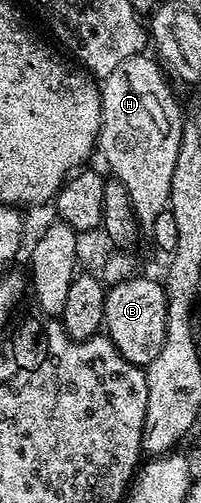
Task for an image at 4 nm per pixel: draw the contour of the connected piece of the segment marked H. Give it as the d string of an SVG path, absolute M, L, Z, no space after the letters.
M148 55L132 56L127 62L119 62L111 74L100 81L101 89L101 135L99 152L105 155L112 175L123 186L127 186L127 198L131 200L137 223L142 229L152 229L155 218L166 211L171 194L171 173L175 171L175 158L179 154L181 141L181 122L183 111L177 105L169 84L165 81L166 73L156 59L148 60Z

